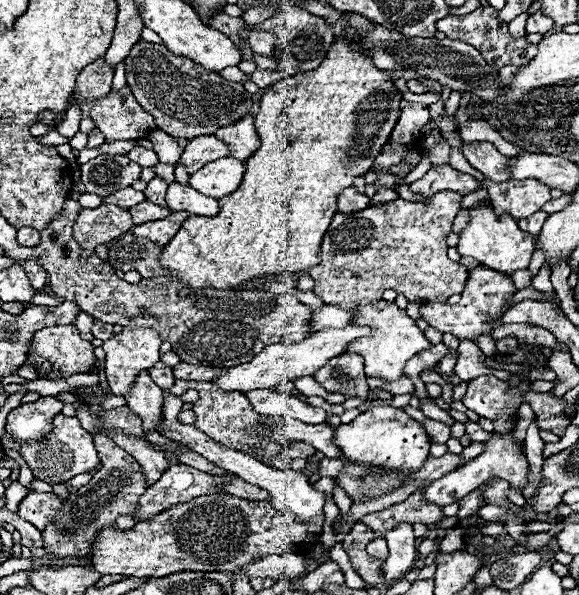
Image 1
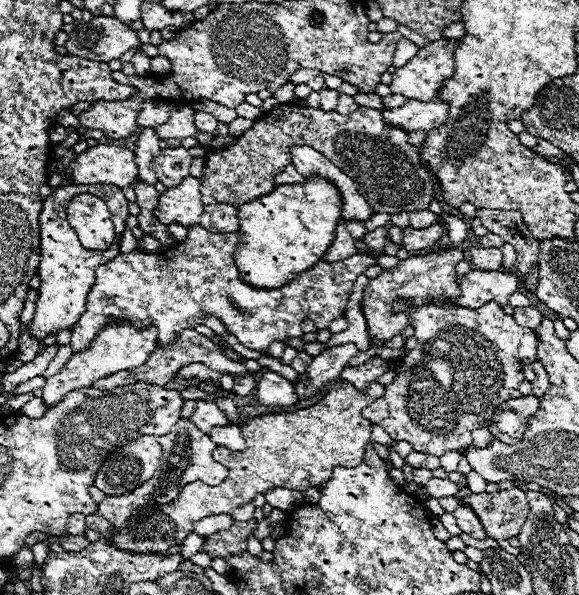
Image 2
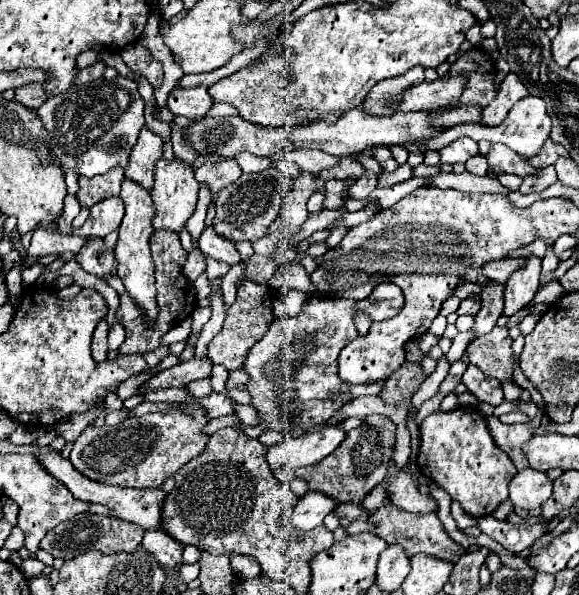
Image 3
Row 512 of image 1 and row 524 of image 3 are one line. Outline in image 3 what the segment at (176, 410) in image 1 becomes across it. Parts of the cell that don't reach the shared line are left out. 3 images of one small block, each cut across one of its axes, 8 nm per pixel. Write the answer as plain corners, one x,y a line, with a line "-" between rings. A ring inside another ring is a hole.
310,490
306,496
298,500
296,508
288,512
288,516
284,516
284,520
290,520
298,530
312,530
322,524
324,516
328,516
336,508
336,504
338,502
330,496

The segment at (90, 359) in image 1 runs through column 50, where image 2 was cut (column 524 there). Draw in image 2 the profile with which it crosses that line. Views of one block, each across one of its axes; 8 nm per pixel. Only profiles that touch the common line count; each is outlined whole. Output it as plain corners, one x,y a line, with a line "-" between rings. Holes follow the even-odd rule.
494,302
484,304
484,306
478,308
478,310
472,310
472,308
438,308
438,306
416,308
416,310
410,312
410,326
412,326
416,332
414,332
414,336
408,338
406,344
404,344
404,346
408,348
408,354
402,356
402,358
396,362
398,374
396,374
394,382
388,384
388,386
384,386
384,388
386,388
386,394
384,394
380,400
376,400
376,402
372,402
370,406
366,406
366,408
362,410
362,416
364,416
366,420
372,420
374,424
382,426
382,428
390,434
392,440
396,440
396,442
398,442
398,440
406,440
406,442
412,446
414,452
422,452
422,454
438,456
438,458
440,458
444,452
462,450
462,448
472,446
472,432
474,432
476,428
486,428
486,426
492,424
492,420
488,420
488,418
496,412
496,408
498,408
500,404
504,404
504,402
510,400
510,390
512,390
512,388
518,388
520,382
524,380
522,364
532,364
532,362
536,362
536,344
538,344
538,338
536,338
536,332
532,332
530,328
518,326
518,324
514,322
514,318
512,318
510,314
504,314
504,312
502,312
502,306
498,306
498,304
494,304

